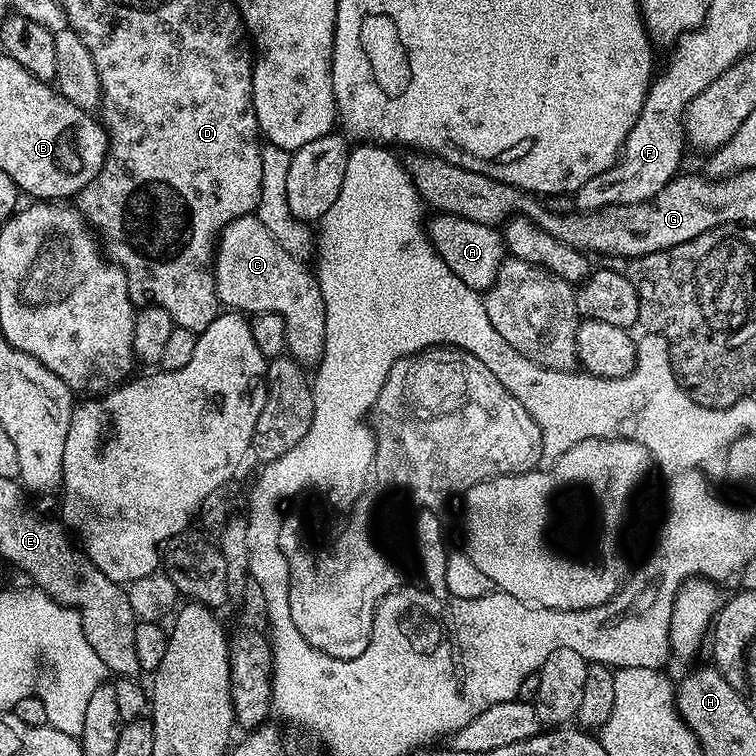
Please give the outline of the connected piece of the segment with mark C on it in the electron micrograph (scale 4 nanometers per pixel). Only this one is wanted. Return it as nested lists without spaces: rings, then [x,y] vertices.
[[[239,216],[230,221],[220,232],[216,242],[214,257],[214,271],[216,273],[216,299],[228,310],[239,310],[244,314],[258,312],[277,312],[286,322],[286,338],[288,339],[287,351],[293,360],[302,366],[319,365],[324,353],[324,335],[326,334],[326,318],[324,317],[324,303],[322,290],[316,280],[315,271],[307,263],[294,254],[282,250],[278,242],[274,242],[274,234],[262,226],[257,216]]]

